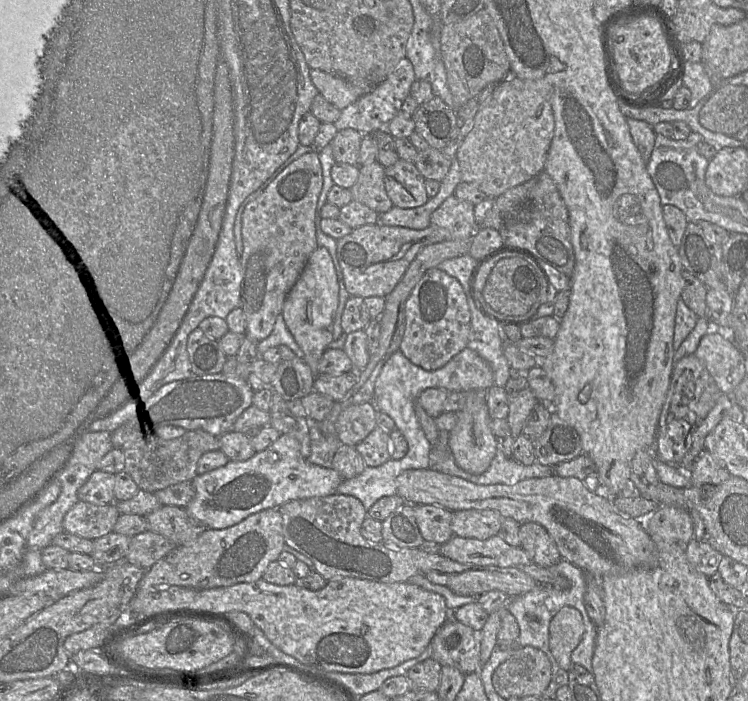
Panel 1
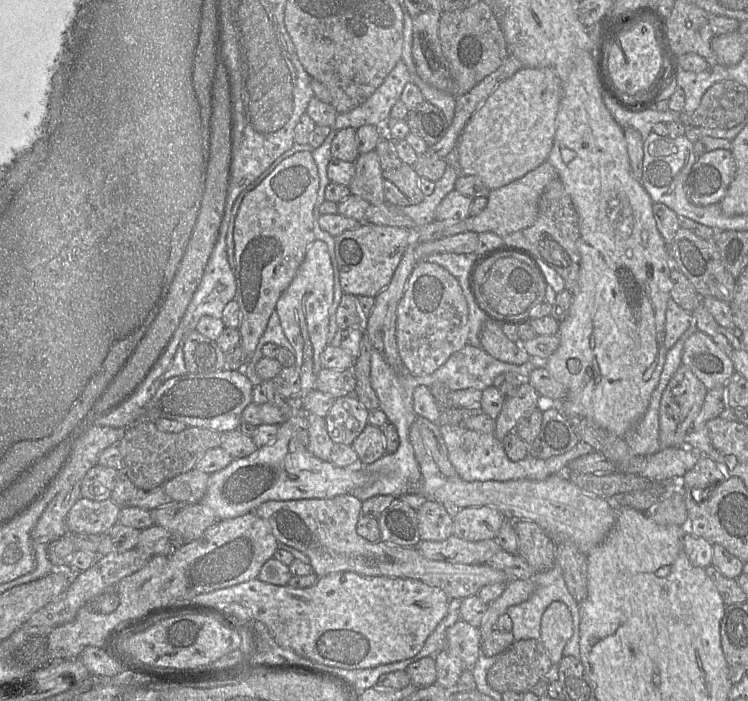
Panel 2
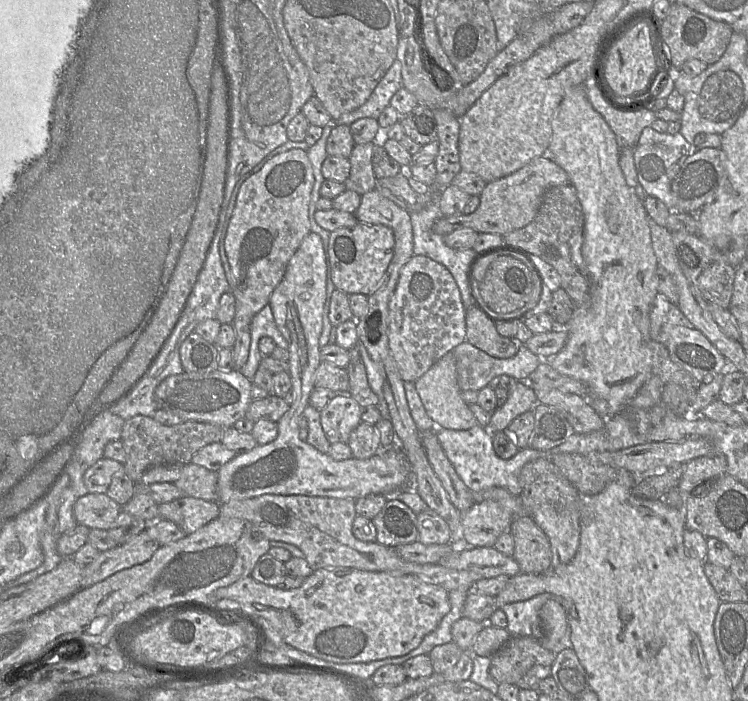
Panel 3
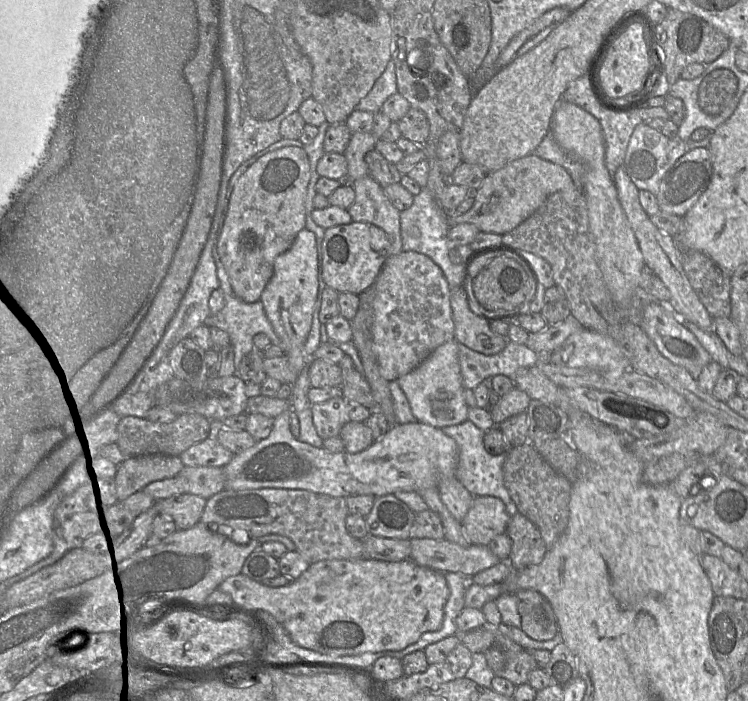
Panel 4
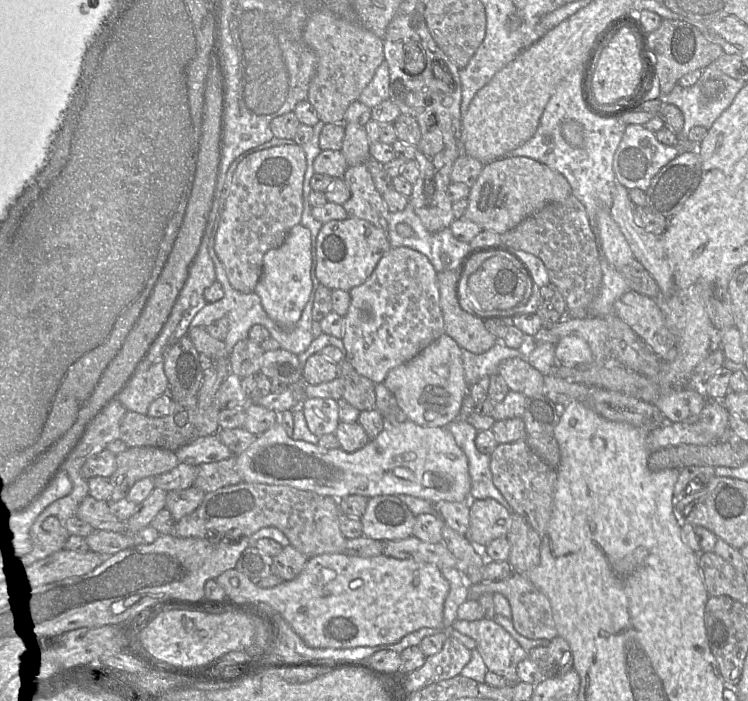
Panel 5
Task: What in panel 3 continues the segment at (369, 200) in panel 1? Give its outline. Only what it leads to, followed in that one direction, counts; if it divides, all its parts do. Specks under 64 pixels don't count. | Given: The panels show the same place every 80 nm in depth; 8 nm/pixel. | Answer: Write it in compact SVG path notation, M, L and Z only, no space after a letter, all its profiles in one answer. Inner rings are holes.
M375 143L356 144L349 157L350 175L345 181L347 190L363 195L376 189L377 178L374 174L372 157Z

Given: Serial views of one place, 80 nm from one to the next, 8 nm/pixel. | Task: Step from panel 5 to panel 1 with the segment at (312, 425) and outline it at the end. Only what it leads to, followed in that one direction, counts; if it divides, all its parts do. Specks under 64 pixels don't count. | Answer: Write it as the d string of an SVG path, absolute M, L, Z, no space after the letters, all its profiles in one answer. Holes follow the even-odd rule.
M371 403L353 405L342 411L336 421L336 436L343 445L355 447L376 427L379 410Z

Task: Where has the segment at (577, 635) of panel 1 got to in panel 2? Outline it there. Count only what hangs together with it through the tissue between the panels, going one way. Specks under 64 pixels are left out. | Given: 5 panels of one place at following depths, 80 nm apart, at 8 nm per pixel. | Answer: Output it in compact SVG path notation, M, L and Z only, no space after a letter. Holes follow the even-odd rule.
M552 602L541 618L541 637L545 650L554 665L563 658L563 649L573 635L573 618L562 602Z

